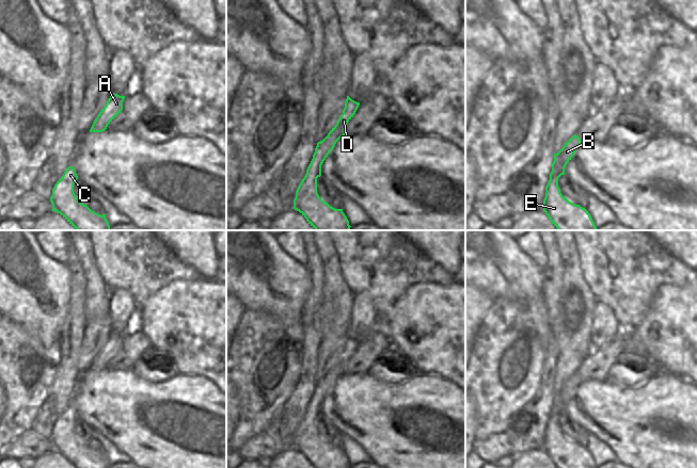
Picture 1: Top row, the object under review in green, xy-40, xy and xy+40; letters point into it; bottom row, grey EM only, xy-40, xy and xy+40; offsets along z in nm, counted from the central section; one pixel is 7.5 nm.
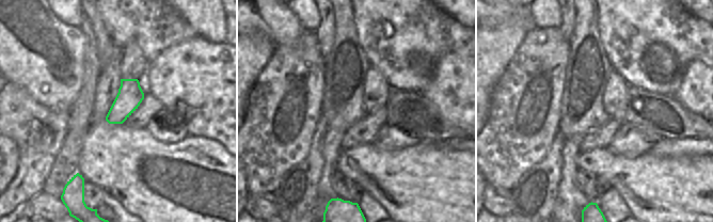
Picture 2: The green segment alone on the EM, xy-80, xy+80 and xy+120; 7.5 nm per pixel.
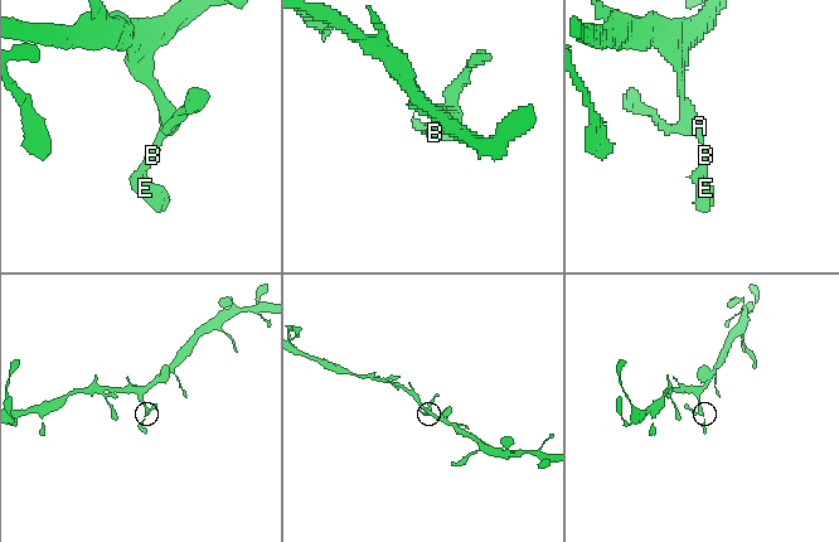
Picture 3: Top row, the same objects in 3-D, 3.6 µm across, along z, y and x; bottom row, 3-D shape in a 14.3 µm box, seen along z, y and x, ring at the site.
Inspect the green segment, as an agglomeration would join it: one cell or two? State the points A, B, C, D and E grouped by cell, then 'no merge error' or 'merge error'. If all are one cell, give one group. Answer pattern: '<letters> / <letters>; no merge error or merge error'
A B C D E; no merge error

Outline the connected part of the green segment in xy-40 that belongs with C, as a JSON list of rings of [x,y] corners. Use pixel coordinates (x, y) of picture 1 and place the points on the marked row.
[[[68,166],[52,189],[52,195],[50,197],[52,211],[60,213],[77,230],[110,230],[110,225],[105,213],[100,215],[92,211],[76,197],[74,193],[74,184],[77,179],[78,176],[74,167]]]

